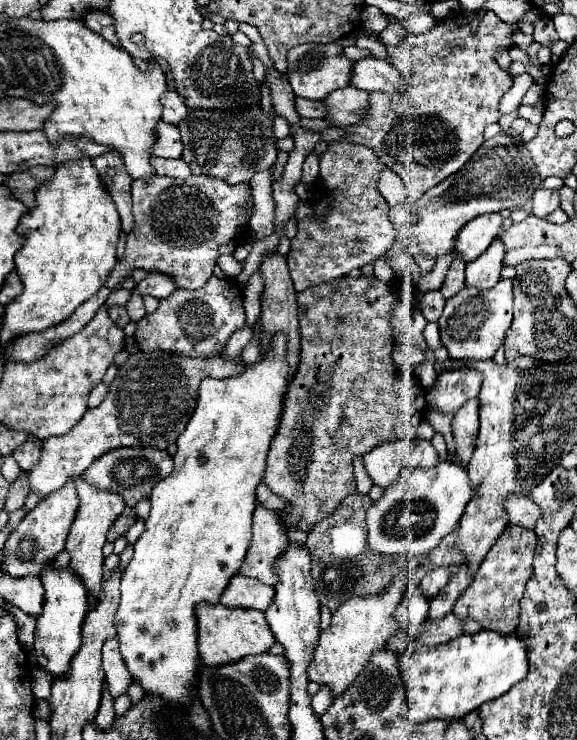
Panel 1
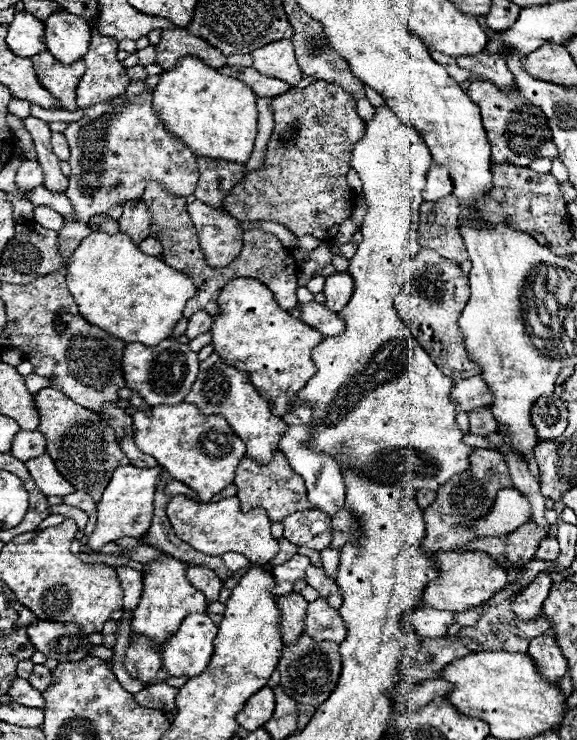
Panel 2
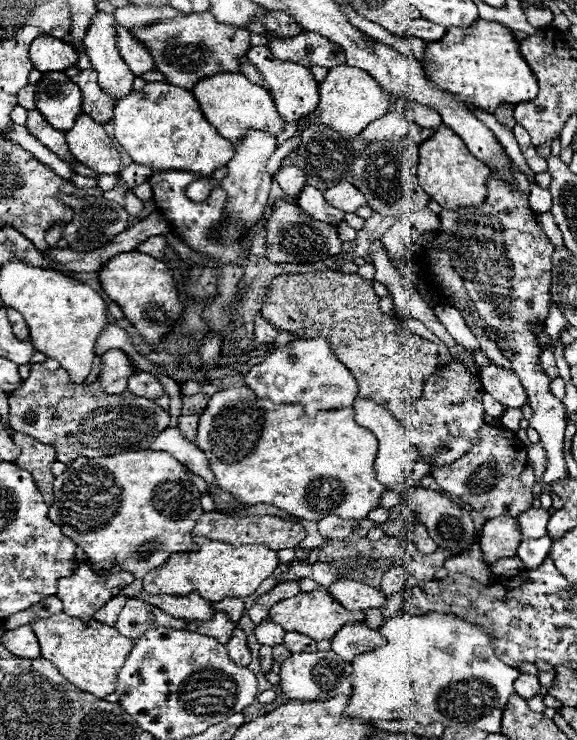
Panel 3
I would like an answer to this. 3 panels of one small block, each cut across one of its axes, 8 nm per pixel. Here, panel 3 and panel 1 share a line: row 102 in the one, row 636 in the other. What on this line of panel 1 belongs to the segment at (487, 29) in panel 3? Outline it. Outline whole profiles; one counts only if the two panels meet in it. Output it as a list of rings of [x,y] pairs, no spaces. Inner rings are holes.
[[[488,630],[478,634],[462,634],[460,638],[436,646],[436,648],[418,648],[414,652],[406,652],[400,656],[402,680],[406,686],[406,704],[408,704],[408,720],[414,724],[424,724],[430,720],[462,720],[466,714],[478,710],[484,702],[496,700],[506,694],[516,682],[520,682],[528,672],[528,652],[524,648],[524,640],[518,634],[502,636]]]

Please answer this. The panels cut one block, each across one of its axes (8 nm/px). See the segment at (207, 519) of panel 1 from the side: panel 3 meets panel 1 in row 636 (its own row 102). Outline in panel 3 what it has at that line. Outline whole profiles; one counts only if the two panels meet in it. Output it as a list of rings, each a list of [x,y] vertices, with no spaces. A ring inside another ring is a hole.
[[[148,82],[142,90],[132,90],[126,98],[122,98],[114,108],[114,136],[118,144],[130,154],[136,164],[148,166],[152,172],[158,170],[190,170],[198,176],[210,176],[214,170],[226,166],[234,148],[228,140],[222,140],[216,128],[204,118],[190,90],[176,88],[166,82]]]

